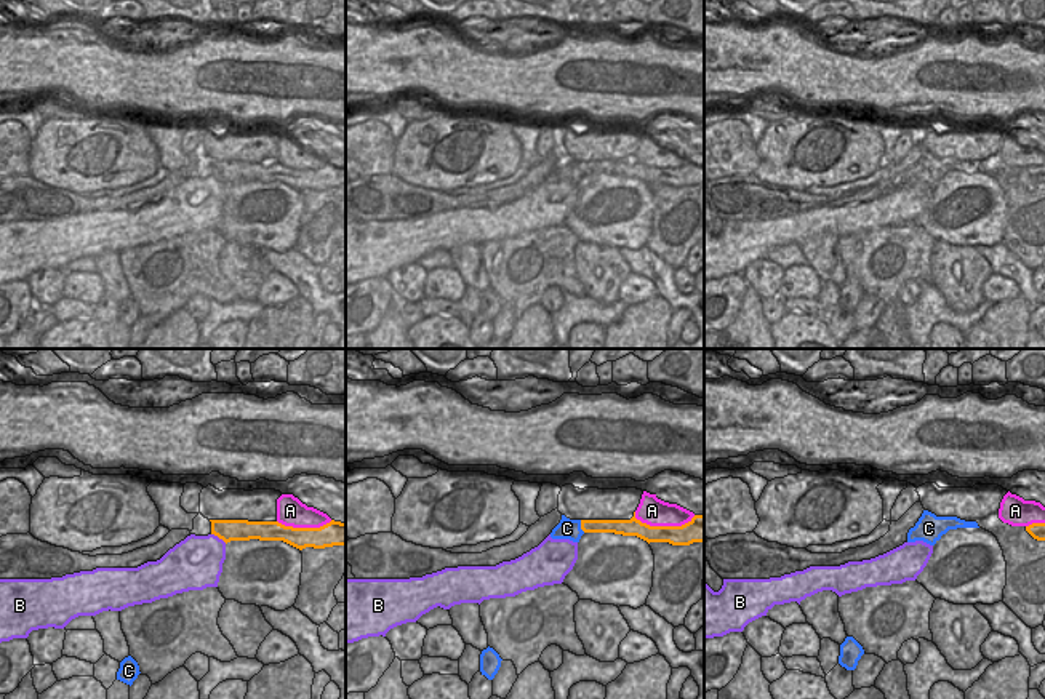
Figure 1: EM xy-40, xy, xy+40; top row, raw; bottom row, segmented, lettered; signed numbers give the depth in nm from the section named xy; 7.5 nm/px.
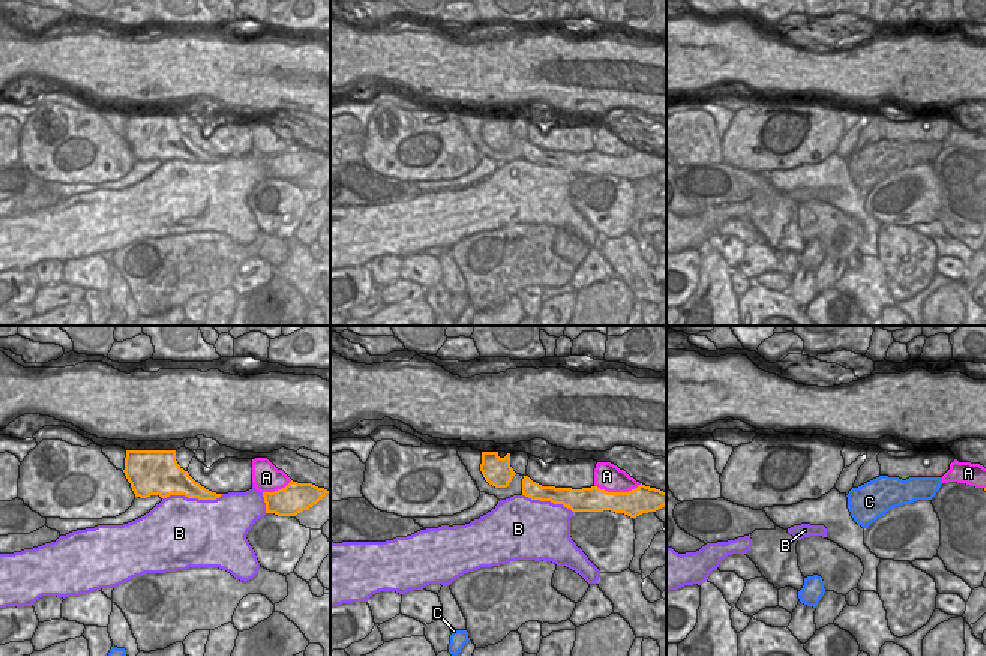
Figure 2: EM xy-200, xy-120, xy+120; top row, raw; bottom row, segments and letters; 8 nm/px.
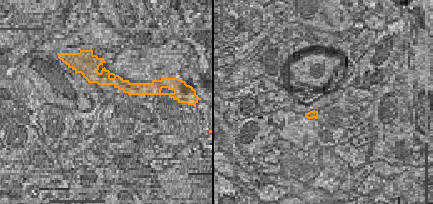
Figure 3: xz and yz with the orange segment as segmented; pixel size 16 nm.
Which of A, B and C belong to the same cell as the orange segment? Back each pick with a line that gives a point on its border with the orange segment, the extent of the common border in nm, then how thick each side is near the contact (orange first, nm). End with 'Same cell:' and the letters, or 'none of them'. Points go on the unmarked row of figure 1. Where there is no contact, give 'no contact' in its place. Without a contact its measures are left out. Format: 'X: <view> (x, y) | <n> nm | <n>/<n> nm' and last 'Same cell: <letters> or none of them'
Same cell: none of them

